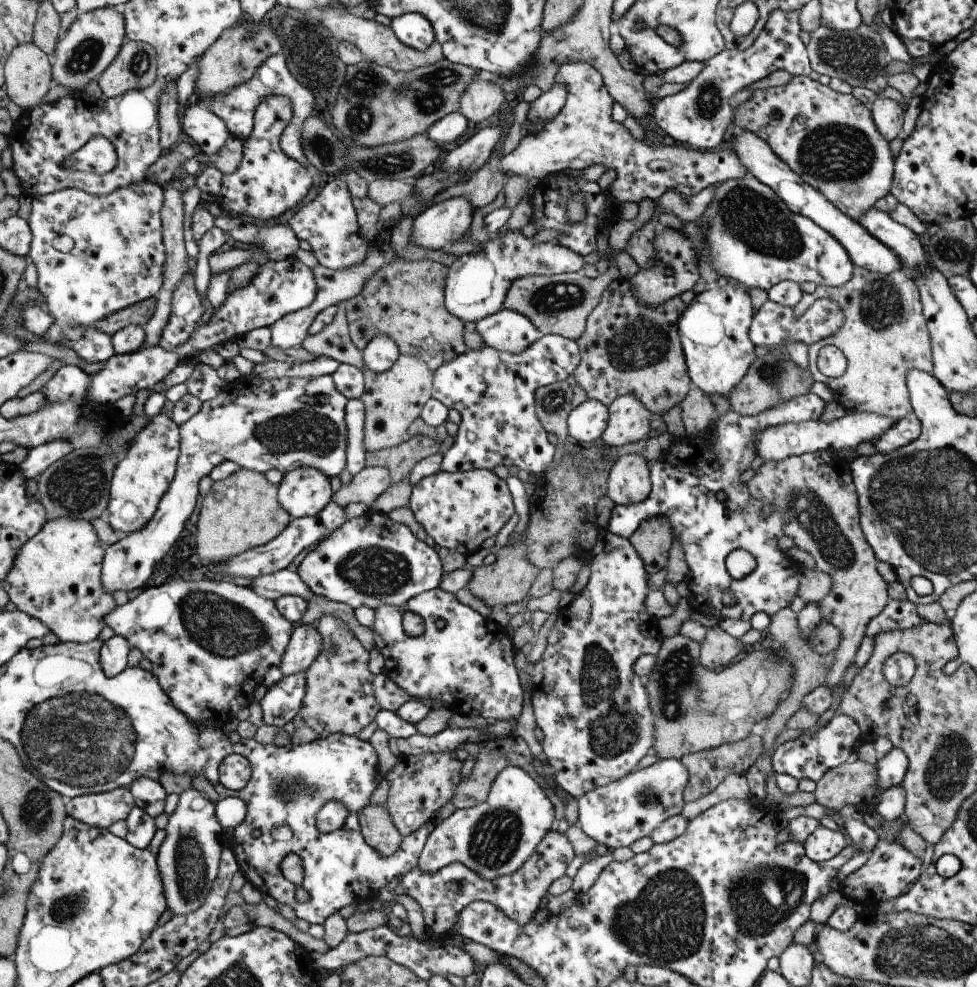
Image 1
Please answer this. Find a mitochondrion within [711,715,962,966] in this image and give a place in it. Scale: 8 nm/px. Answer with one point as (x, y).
(769, 895)

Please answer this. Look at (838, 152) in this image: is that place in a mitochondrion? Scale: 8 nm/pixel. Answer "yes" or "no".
yes

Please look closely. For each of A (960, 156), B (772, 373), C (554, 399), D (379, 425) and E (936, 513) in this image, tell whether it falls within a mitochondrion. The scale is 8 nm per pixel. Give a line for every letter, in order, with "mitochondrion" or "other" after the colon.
A: other
B: mitochondrion
C: mitochondrion
D: other
E: mitochondrion

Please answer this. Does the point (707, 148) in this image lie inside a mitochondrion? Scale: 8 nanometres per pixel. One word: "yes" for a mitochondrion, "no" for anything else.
no

